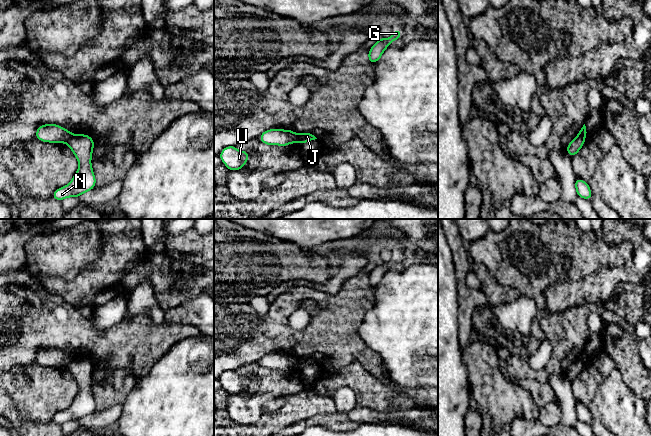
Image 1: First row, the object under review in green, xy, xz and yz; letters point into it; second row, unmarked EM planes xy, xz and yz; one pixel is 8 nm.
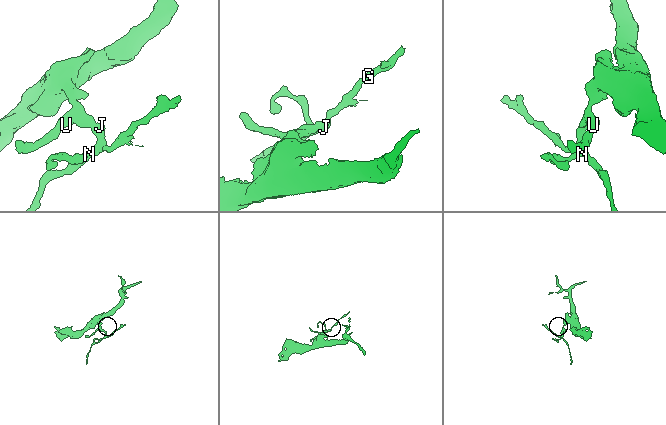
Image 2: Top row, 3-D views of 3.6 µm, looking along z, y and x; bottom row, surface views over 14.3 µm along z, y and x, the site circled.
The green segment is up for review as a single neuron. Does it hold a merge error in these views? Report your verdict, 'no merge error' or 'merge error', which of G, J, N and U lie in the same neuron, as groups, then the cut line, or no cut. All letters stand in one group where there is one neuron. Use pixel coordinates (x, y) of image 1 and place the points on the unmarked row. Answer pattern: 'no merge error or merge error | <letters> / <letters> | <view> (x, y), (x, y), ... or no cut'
merge error | G J N / U | xy (73, 359), (65, 366)

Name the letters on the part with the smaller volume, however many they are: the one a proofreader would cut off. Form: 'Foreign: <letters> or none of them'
Foreign: G, J, N

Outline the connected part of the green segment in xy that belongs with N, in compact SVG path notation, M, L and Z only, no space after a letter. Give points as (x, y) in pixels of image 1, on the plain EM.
M73 359L66 368L76 380L79 392L68 409L54 415L52 422L58 425L67 421L78 422L81 418L92 414L96 408L90 386L95 369L93 363L89 359Z

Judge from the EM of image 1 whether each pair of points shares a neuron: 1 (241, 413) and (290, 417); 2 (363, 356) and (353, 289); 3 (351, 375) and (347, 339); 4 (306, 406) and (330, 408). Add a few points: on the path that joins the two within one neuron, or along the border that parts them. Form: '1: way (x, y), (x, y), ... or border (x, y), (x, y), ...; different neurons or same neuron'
1: border (264, 413), (256, 422), (241, 424); different neurons
2: way (351, 339), (351, 306); same neuron
3: border (331, 367), (338, 368), (358, 362), (371, 373); different neurons
4: way (312, 406), (324, 406); same neuron

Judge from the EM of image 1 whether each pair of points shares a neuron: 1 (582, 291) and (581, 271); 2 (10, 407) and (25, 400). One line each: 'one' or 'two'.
1: two
2: two

